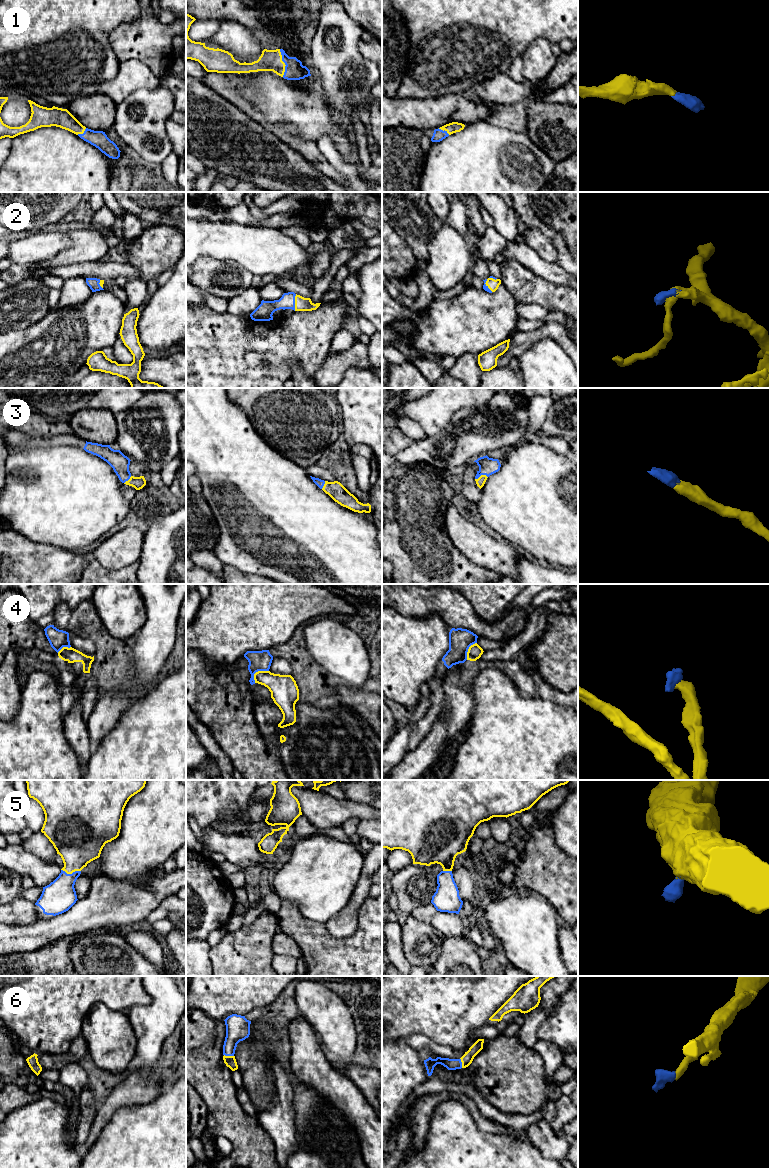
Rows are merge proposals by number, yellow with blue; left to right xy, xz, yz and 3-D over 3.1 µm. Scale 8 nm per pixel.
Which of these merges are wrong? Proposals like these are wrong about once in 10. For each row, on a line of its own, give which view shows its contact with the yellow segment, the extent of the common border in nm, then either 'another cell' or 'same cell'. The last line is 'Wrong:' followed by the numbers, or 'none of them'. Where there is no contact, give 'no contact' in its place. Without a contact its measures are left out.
1: meets yellow in xz; contact 220 nm long; same cell
2: meets yellow in xz; contact 140 nm long; same cell
3: meets yellow in yz; contact 110 nm long; same cell
4: meets yellow in xz; contact 160 nm long; another cell
5: meets yellow in xy; contact 160 nm long; same cell
6: meets yellow in xz; contact 80 nm long; same cell
Wrong: 4

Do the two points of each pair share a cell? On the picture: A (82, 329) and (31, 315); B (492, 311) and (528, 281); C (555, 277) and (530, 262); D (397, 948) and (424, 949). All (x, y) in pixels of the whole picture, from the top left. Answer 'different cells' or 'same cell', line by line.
A: different cells
B: different cells
C: same cell
D: different cells

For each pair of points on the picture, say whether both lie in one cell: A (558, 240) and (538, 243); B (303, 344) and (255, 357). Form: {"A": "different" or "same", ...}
{"A": "different", "B": "different"}

